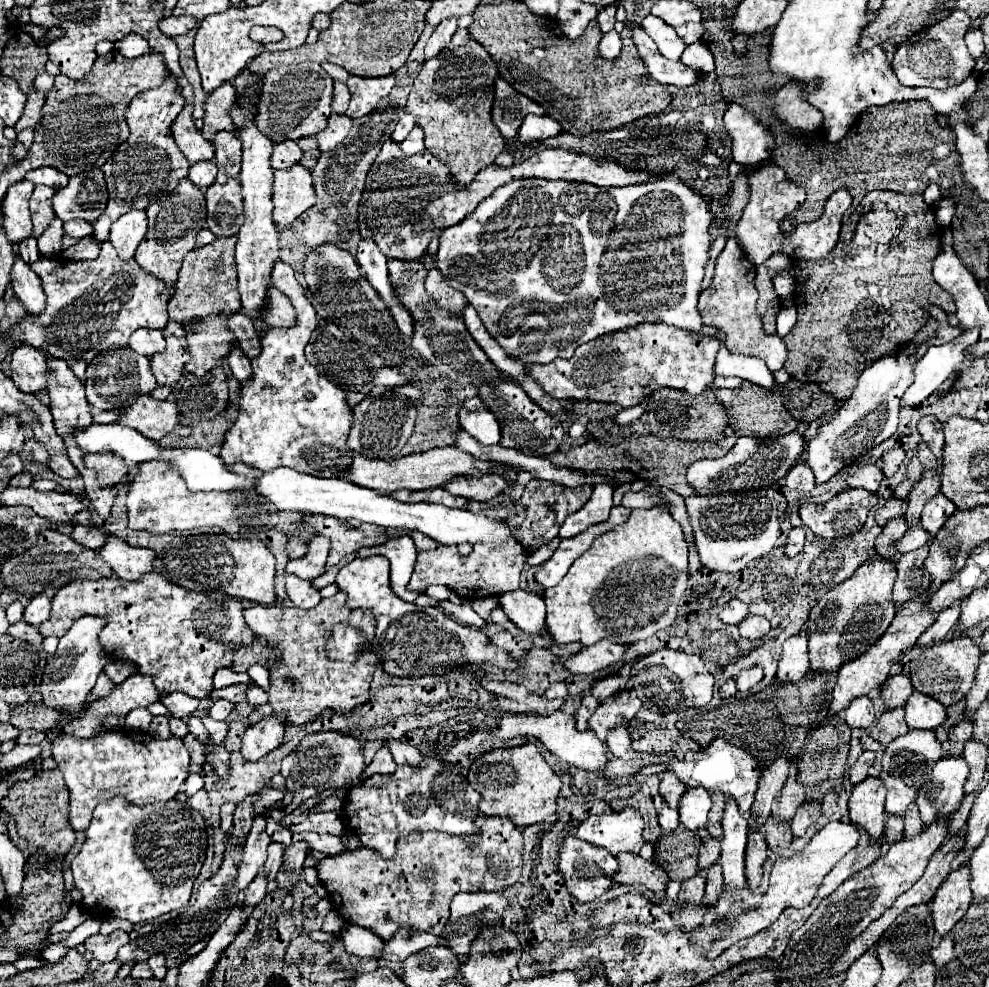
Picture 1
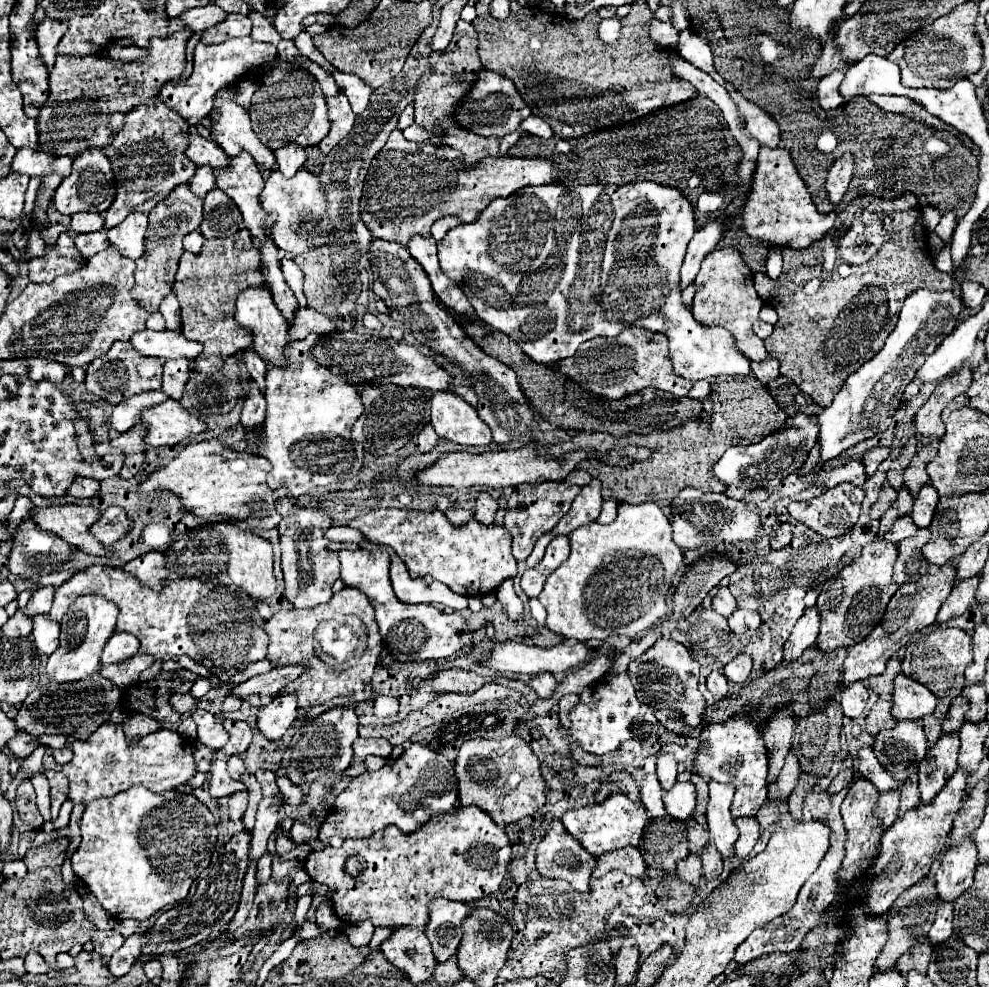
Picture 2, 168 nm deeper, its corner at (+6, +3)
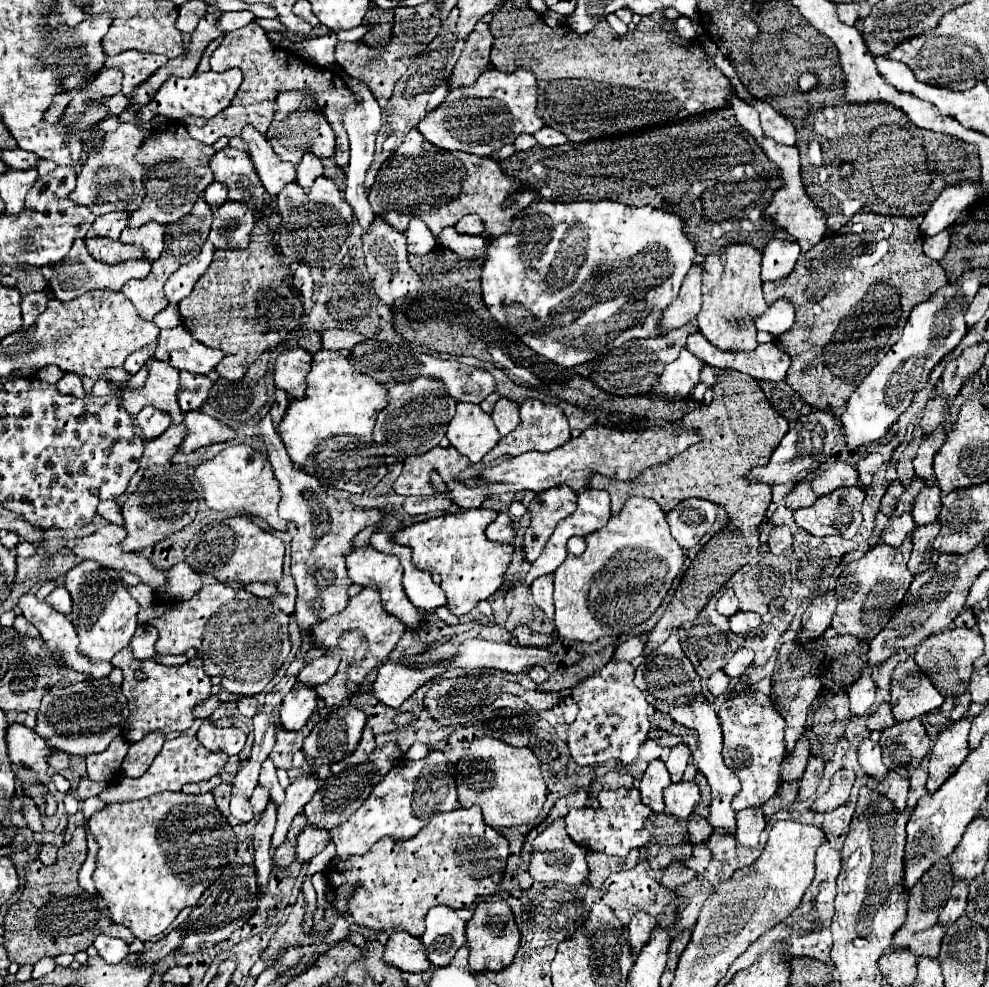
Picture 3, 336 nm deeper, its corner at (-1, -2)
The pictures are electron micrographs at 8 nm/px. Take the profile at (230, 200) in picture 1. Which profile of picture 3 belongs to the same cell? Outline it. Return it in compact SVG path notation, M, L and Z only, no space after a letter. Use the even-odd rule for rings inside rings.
M224 202L222 208L214 210L214 224L208 240L214 248L246 248L248 236L256 224L254 212L240 202Z

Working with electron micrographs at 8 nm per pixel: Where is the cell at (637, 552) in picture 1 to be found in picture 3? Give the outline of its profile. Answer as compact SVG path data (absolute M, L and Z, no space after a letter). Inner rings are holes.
M638 496L630 498L630 500L624 504L622 512L620 512L618 516L612 516L602 530L596 530L594 534L584 536L584 540L586 540L586 550L584 550L584 554L578 556L578 558L576 558L576 556L568 556L568 558L558 566L558 570L554 572L554 606L556 606L554 624L556 624L556 630L558 630L558 634L560 634L562 638L578 640L578 642L588 642L588 644L590 644L590 642L596 642L596 640L602 638L602 636L620 636L620 634L636 628L638 624L646 622L646 620L656 612L656 608L662 604L662 600L666 598L666 594L668 594L674 578L678 576L678 572L680 572L680 568L682 568L682 564L684 564L684 552L682 552L682 548L678 546L678 542L672 538L670 528L668 528L668 522L666 522L666 514L662 512L662 508L660 508L654 500L650 500L650 498L638 498Z

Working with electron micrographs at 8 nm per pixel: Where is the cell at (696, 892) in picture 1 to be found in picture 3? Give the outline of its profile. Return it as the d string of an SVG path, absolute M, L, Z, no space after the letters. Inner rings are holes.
M702 844L702 846L696 846L696 848L694 848L694 854L692 854L684 864L700 876L700 874L704 874L704 870L706 870L706 866L708 866L710 860L712 860L710 850L706 848L706 844Z

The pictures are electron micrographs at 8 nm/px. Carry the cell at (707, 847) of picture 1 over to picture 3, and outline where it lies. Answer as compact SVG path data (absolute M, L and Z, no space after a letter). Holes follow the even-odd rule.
M696 812L688 818L688 834L690 834L690 842L694 846L698 844L706 844L706 840L710 838L710 834L714 832L714 828L710 826L710 822L702 816L698 816Z

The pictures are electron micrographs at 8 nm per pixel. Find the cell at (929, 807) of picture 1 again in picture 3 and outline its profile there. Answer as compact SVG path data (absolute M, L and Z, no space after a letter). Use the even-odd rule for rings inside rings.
M960 720L938 736L936 744L928 754L930 758L928 784L926 784L928 792L938 790L958 770L962 760L966 760L966 756L970 754L968 730L970 730L970 722Z

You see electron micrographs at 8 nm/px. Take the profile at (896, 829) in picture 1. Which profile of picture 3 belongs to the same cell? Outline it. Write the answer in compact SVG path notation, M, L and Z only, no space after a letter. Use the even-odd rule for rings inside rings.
M890 772L888 776L890 778L886 778L882 782L876 782L876 790L880 794L884 794L898 808L898 812L904 812L904 808L906 808L906 796L908 796L908 786L910 786L908 778L898 776L894 772Z

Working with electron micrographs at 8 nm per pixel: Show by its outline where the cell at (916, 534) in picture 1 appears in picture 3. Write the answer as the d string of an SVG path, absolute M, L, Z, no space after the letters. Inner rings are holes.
M902 514L900 518L890 518L888 526L882 530L882 540L894 548L898 548L908 536L912 536L912 532L916 530L914 518L912 514Z

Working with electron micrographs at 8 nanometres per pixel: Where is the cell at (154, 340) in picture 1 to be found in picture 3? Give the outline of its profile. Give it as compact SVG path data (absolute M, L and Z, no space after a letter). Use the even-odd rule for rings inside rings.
M184 326L162 330L154 352L156 360L164 360L170 366L194 374L208 374L222 360L222 350L200 344Z

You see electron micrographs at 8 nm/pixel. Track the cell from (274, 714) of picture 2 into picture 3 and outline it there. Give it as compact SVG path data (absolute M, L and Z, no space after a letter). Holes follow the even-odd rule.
M296 684L282 700L280 726L288 732L300 730L308 722L308 718L312 716L316 704L318 704L316 692L308 686Z

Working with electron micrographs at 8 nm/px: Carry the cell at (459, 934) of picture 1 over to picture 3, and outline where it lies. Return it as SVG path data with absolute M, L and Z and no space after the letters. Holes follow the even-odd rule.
M434 906L426 914L426 932L422 934L422 944L426 948L428 960L442 968L450 964L456 950L466 944L464 936L466 922L458 918L456 910L448 906Z

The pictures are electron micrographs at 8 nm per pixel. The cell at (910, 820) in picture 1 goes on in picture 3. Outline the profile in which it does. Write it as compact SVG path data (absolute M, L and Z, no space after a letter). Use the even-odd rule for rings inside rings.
M920 766L918 770L912 772L912 778L910 778L910 794L908 794L908 810L914 810L918 800L922 796L926 796L928 790L926 790L926 770Z

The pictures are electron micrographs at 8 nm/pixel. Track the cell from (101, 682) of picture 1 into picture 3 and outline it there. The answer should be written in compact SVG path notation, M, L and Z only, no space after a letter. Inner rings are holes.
M84 680L66 688L50 688L36 716L34 732L40 734L46 744L66 754L98 754L122 732L128 718L128 702L118 684L104 680Z

